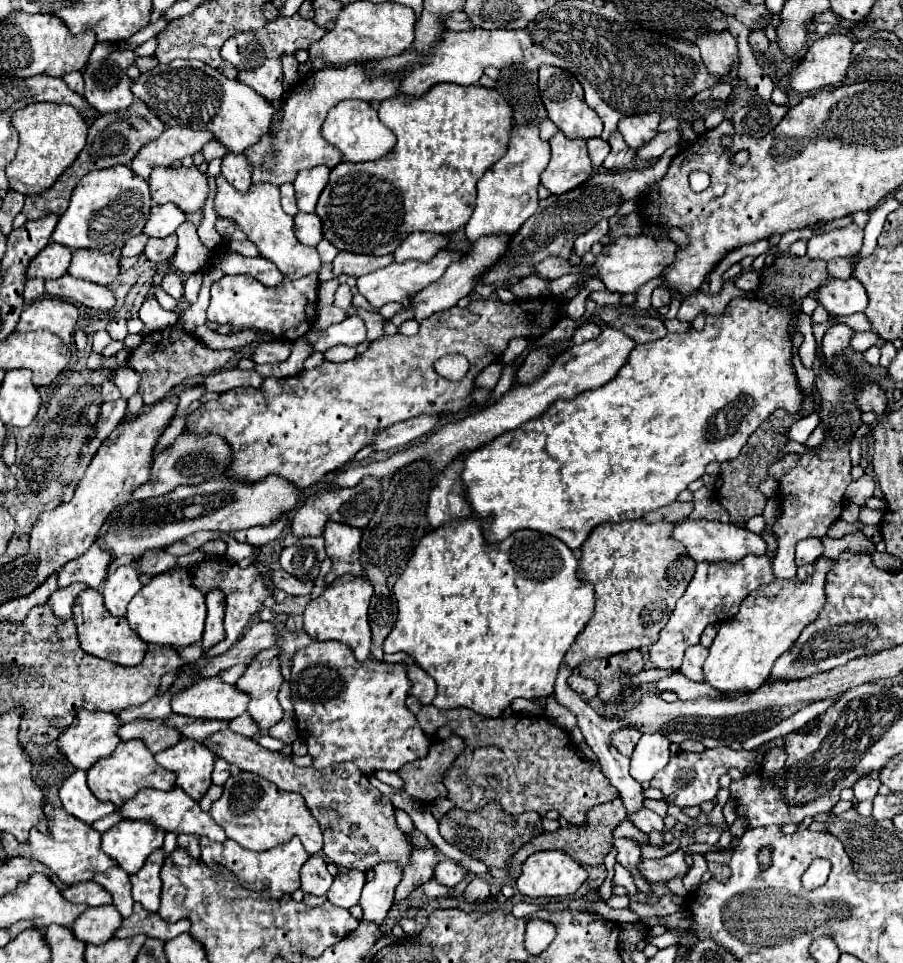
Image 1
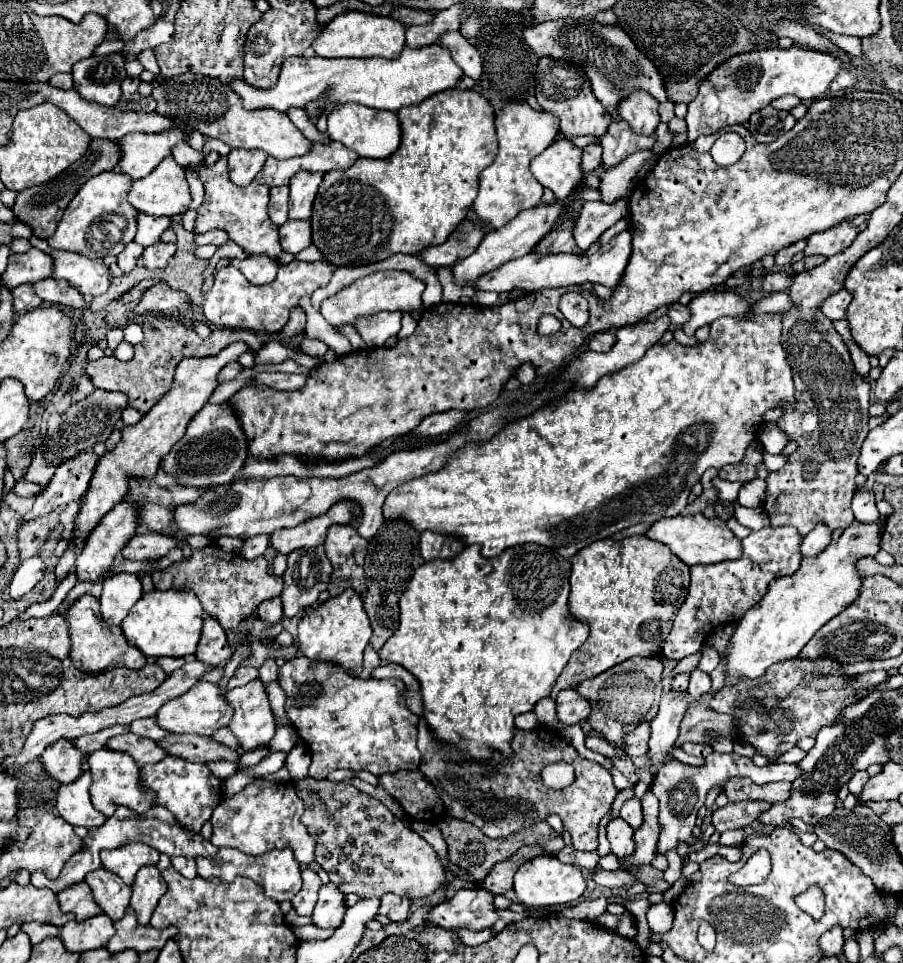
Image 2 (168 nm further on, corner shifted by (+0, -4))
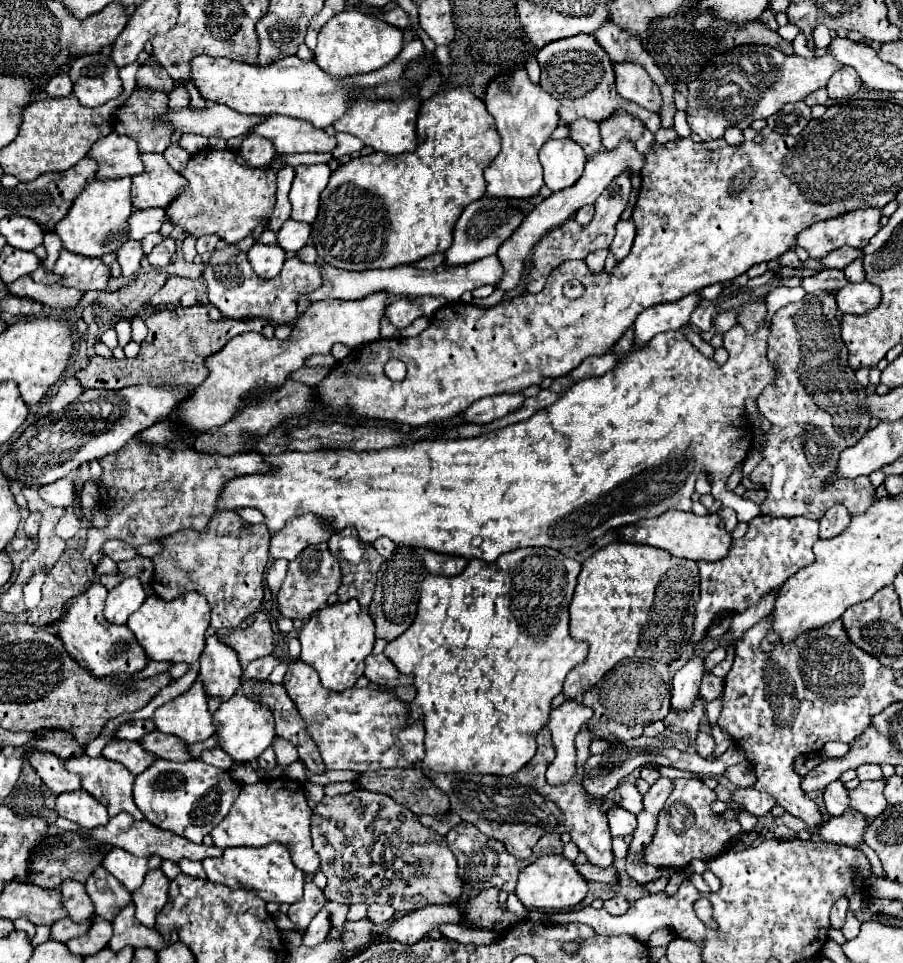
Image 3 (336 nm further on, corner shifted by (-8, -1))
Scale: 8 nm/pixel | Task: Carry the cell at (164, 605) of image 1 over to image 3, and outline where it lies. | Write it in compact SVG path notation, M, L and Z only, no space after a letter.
M188 591L172 601L164 601L158 595L148 597L142 607L128 619L128 627L136 635L138 643L144 647L148 659L170 661L170 663L196 663L204 651L206 629L210 625L210 605L204 595Z

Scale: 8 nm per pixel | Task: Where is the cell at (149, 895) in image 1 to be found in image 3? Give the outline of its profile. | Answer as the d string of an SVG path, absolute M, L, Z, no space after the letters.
M148 871L142 887L132 893L134 905L136 905L136 917L142 925L154 927L158 911L166 905L168 901L168 877L160 871Z

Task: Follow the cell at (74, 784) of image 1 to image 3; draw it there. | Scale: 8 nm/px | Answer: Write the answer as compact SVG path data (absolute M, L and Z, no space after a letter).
M84 789L72 793L60 793L56 799L56 811L60 817L76 821L86 829L106 825L110 819L106 807L96 799L92 799L92 795L88 795L88 791Z

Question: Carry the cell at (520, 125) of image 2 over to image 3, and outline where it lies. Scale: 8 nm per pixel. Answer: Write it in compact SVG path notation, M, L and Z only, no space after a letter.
M524 69L502 75L488 85L486 109L496 121L496 129L502 137L502 151L486 167L486 191L498 199L532 199L544 187L542 165L538 161L540 147L550 139L552 131L560 123L560 101L550 97L542 87L530 83Z

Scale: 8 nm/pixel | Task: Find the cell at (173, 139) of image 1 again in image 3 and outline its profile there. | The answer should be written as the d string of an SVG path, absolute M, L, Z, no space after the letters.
M114 131L98 139L88 157L98 161L98 179L118 179L144 171L136 139L128 135L118 135Z

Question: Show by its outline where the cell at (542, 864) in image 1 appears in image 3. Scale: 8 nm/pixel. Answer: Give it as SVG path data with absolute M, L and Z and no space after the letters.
M546 855L536 859L532 865L524 867L518 875L516 895L518 899L530 909L530 907L550 907L550 909L564 909L578 905L588 893L588 883L582 875L578 875L576 865L566 859L564 855Z

